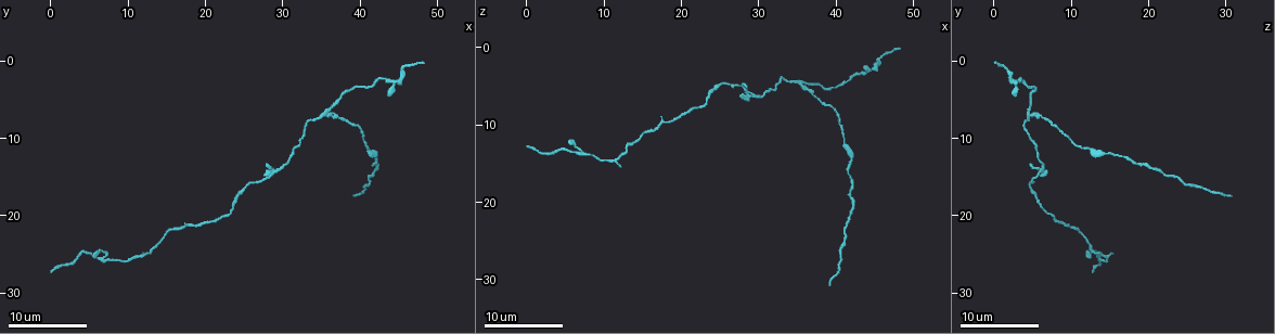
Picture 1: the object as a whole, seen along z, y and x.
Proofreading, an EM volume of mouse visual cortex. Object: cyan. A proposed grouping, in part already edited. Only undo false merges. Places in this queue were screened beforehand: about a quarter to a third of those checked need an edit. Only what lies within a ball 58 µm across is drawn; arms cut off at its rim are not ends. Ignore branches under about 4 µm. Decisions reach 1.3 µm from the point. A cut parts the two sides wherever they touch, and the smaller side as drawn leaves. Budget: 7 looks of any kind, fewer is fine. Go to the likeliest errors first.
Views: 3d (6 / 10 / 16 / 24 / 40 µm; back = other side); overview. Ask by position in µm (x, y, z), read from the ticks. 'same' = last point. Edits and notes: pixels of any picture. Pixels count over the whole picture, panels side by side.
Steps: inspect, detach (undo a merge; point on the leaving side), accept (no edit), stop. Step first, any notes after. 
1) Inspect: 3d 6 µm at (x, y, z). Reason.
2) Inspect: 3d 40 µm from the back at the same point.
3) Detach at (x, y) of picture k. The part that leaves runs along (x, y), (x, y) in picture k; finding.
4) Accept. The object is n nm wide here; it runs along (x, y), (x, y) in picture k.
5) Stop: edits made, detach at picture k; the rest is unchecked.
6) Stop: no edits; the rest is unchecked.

Inspect: 3d 16 µm at (36.0, 7.0, 5.5). Side arm on a straight run.

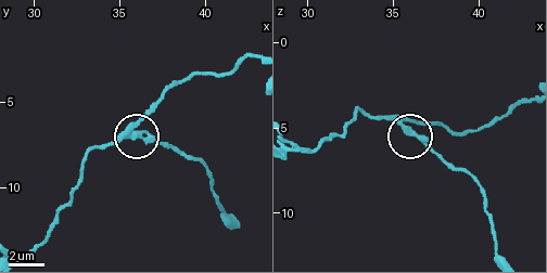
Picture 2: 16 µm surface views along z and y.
Detach at (148, 140) of picture 2. The object is 280 nm wide here; a second neuron is stuck on.

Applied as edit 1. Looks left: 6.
Inspect: 3d 10 µm at (28.5, 14.5, 5.5). Thick turns thin.

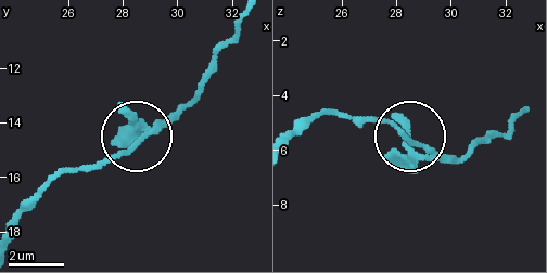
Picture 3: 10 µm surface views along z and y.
Inspect: 3d 6 µm at (28.5, 14.7, 5.7).

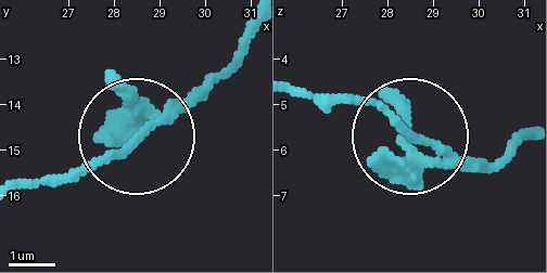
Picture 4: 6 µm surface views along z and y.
Accept. It runs along (517, 139), (494, 158), (447, 163), (377, 107), (334, 96) in picture 4; all the same neuron.

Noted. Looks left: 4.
Inspect: 3d 10 µm at (18.0, 21.5, 9.5). Thin neck.

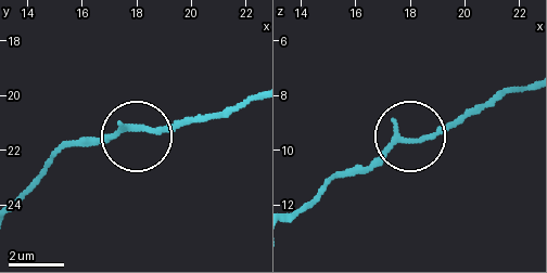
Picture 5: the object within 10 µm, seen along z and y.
Accept. It runs along (523, 88), (425, 137), (397, 141), (357, 171) in picture 5; all the same neuron.

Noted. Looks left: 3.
Stop: edits made, detach at picture 2; the rest is unchecked.

